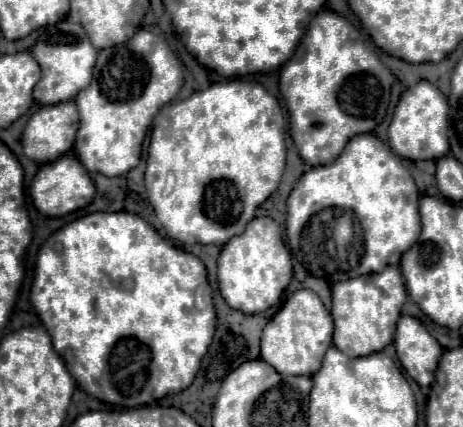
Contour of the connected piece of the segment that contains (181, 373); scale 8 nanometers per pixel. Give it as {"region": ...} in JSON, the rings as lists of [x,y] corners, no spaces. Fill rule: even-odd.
{"region":[[[93,212],[93,214],[83,216],[83,218],[73,220],[71,224],[63,226],[63,228],[57,230],[55,234],[51,234],[51,236],[43,242],[43,246],[39,248],[39,254],[37,254],[37,268],[35,268],[35,280],[33,280],[33,286],[31,286],[31,288],[33,288],[33,290],[31,290],[31,304],[33,304],[33,308],[39,312],[39,316],[41,316],[43,324],[45,324],[45,328],[51,332],[51,336],[53,336],[53,346],[55,346],[57,354],[65,360],[65,364],[67,364],[71,376],[77,380],[79,388],[85,390],[87,394],[93,394],[95,398],[99,398],[99,400],[103,400],[103,402],[121,404],[121,406],[125,406],[125,408],[145,406],[145,404],[151,404],[151,402],[155,402],[155,400],[161,400],[161,398],[167,396],[167,394],[175,394],[175,392],[185,390],[185,388],[193,382],[193,378],[195,378],[195,374],[197,374],[197,370],[199,370],[199,366],[201,366],[201,360],[203,360],[203,356],[207,354],[207,348],[209,348],[209,344],[211,344],[211,340],[213,340],[213,334],[215,334],[215,310],[213,310],[213,302],[211,302],[211,296],[209,296],[209,288],[207,288],[207,280],[205,280],[205,266],[203,266],[203,262],[201,262],[197,256],[193,256],[193,254],[189,254],[189,252],[177,248],[177,246],[171,244],[169,240],[161,238],[159,232],[157,232],[149,222],[145,222],[141,216],[131,214],[131,212]],[[199,288],[207,288],[207,290],[205,290],[207,298],[203,298],[203,306],[201,306],[201,302],[199,302],[199,298],[197,298],[197,290],[199,290]]]}

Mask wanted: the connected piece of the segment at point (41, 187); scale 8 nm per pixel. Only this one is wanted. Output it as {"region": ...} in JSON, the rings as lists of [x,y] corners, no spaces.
{"region":[[[65,154],[65,156],[57,158],[55,162],[43,164],[39,168],[39,172],[35,174],[35,178],[31,182],[29,192],[31,192],[35,208],[41,214],[45,214],[45,216],[65,216],[65,214],[71,214],[79,208],[89,206],[89,202],[95,196],[95,184],[91,180],[89,172],[83,168],[83,164],[75,156]]]}

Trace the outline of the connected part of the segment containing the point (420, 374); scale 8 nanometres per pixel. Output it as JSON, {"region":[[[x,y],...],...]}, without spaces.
{"region":[[[401,316],[395,332],[395,350],[405,372],[423,388],[433,382],[433,372],[443,348],[413,316]]]}

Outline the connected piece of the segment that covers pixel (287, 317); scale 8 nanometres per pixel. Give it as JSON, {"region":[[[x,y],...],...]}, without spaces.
{"region":[[[313,290],[293,292],[283,308],[263,328],[261,336],[261,358],[271,364],[279,374],[315,374],[319,370],[327,348],[331,346],[333,318],[323,306],[321,298]]]}

